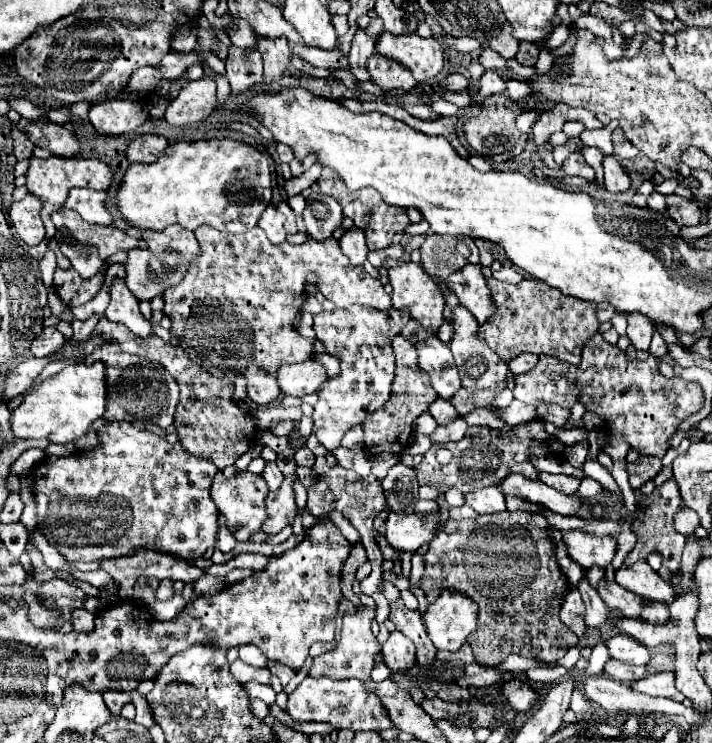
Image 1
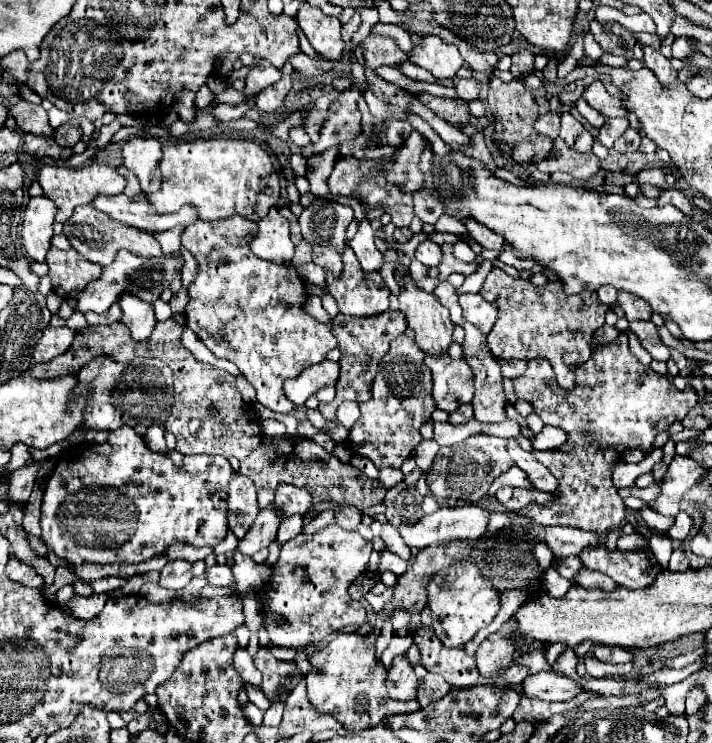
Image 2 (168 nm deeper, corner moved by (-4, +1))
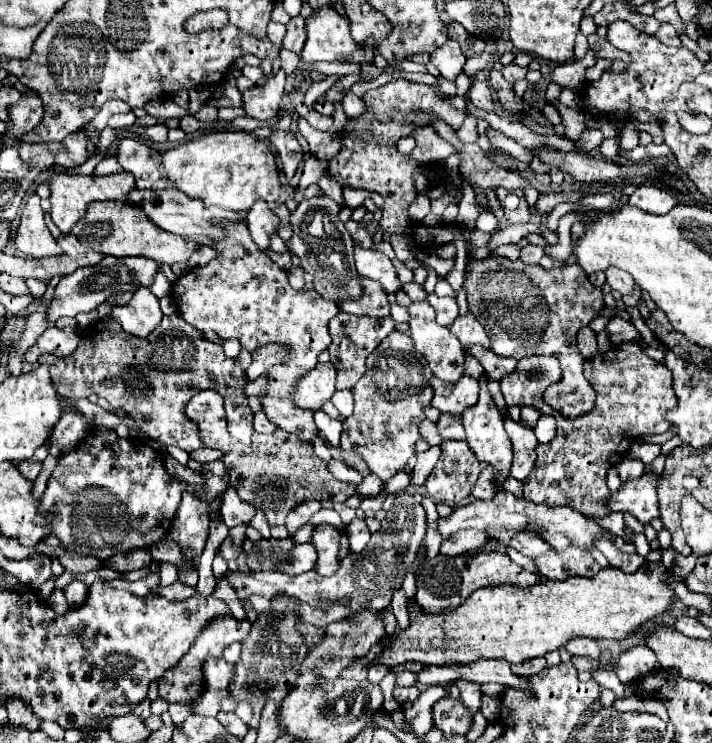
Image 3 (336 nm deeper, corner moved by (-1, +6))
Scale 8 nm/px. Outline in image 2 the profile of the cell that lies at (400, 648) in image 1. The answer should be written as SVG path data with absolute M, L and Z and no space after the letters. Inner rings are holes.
M397 655L387 669L387 689L393 699L413 699L417 689L417 677L407 661L407 655Z

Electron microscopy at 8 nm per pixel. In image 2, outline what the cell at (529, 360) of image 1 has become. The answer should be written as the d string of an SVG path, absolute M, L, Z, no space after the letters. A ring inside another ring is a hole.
M501 359L499 363L503 365L501 371L503 371L503 377L507 377L507 379L517 379L527 369L527 361L519 361L519 359L509 359L509 361Z

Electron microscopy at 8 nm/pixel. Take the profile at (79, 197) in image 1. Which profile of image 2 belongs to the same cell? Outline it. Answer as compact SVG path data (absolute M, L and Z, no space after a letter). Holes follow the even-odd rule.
M125 193L113 197L95 197L91 205L103 211L105 215L113 217L113 221L121 221L145 231L165 231L165 229L173 229L175 225L187 227L197 219L195 209L191 205L185 205L185 209L177 213L159 215L147 203L143 193L139 193L135 199L129 199Z

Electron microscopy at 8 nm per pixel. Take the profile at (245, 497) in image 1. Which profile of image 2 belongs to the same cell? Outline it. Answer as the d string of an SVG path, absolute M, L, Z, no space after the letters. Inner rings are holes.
M235 473L233 481L229 481L227 519L229 519L229 529L235 533L237 539L245 537L257 513L259 513L259 501L257 501L255 483L249 477Z

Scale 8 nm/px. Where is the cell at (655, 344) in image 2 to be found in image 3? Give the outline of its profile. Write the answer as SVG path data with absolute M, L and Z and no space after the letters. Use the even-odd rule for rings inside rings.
M614 316L608 320L606 324L606 332L608 332L608 338L612 344L620 344L620 342L636 342L640 338L638 330L634 328L632 322L626 322L624 318L620 316Z

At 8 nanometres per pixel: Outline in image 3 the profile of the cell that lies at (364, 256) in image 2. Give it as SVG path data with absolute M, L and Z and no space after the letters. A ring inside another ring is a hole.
M356 246L354 254L356 254L356 270L360 276L380 282L388 294L396 294L398 290L402 290L402 284L388 256L374 250L364 250L360 246Z

